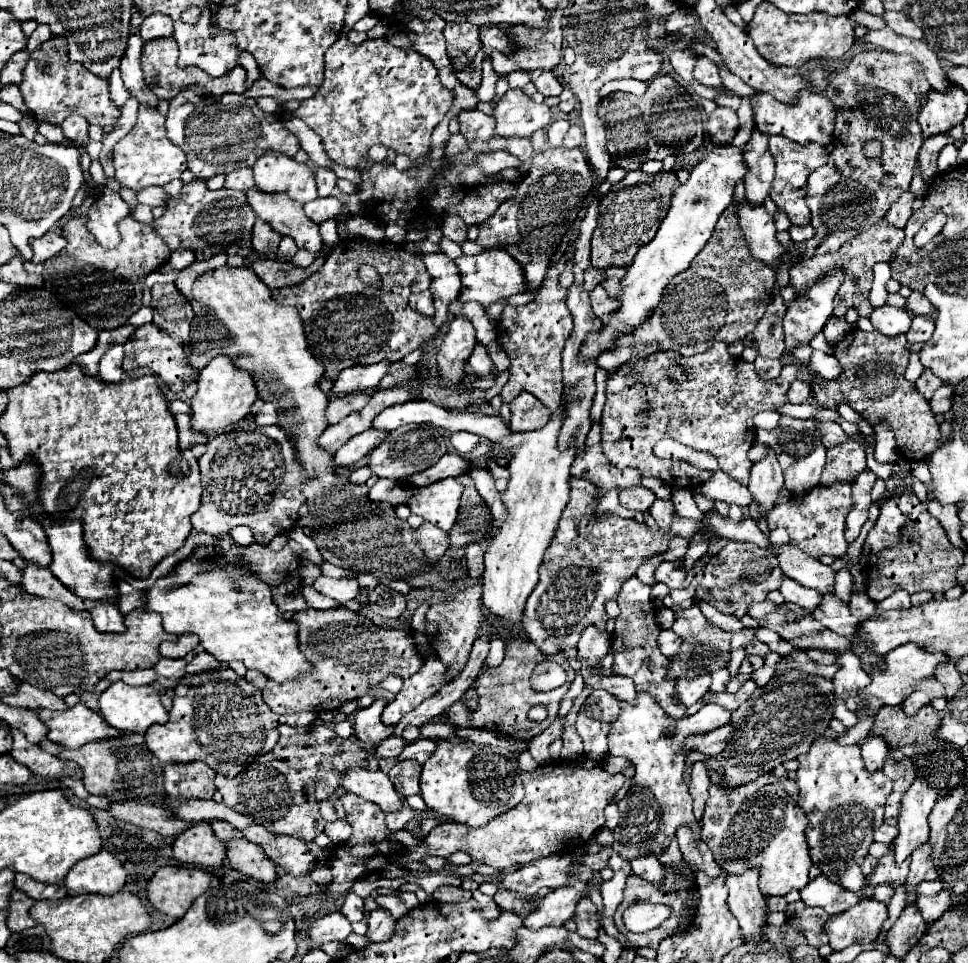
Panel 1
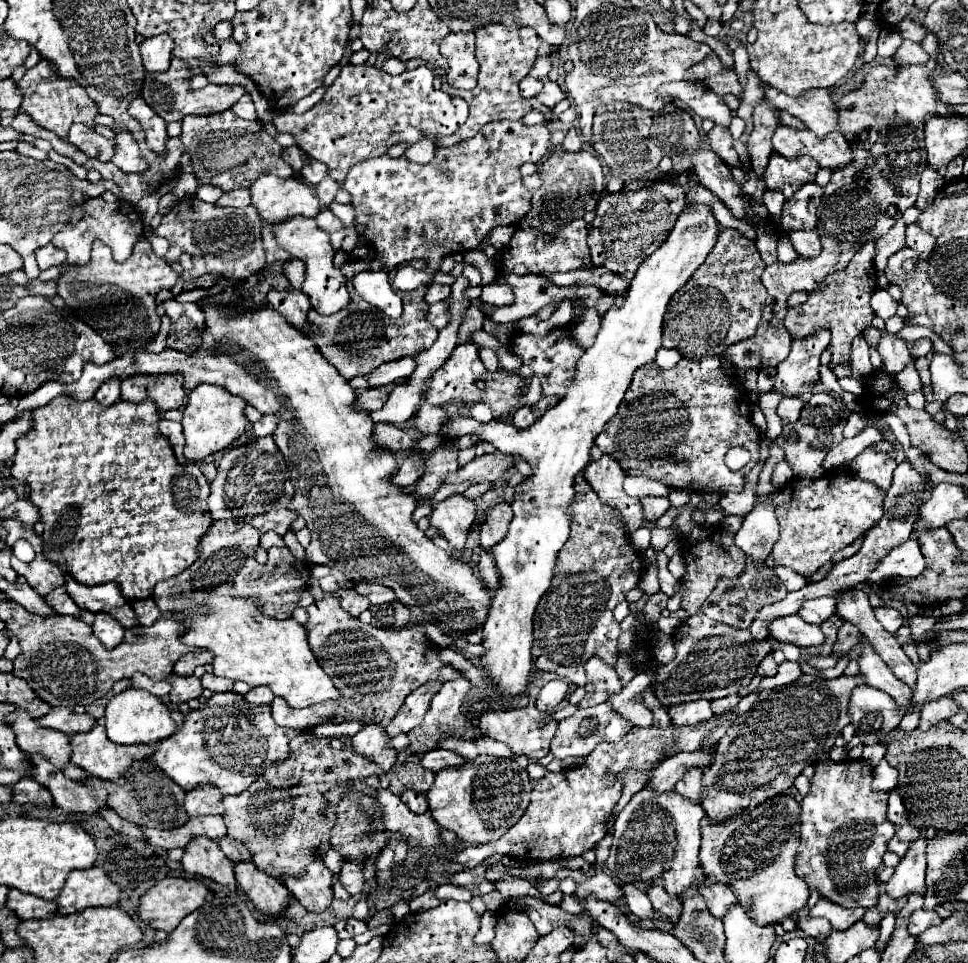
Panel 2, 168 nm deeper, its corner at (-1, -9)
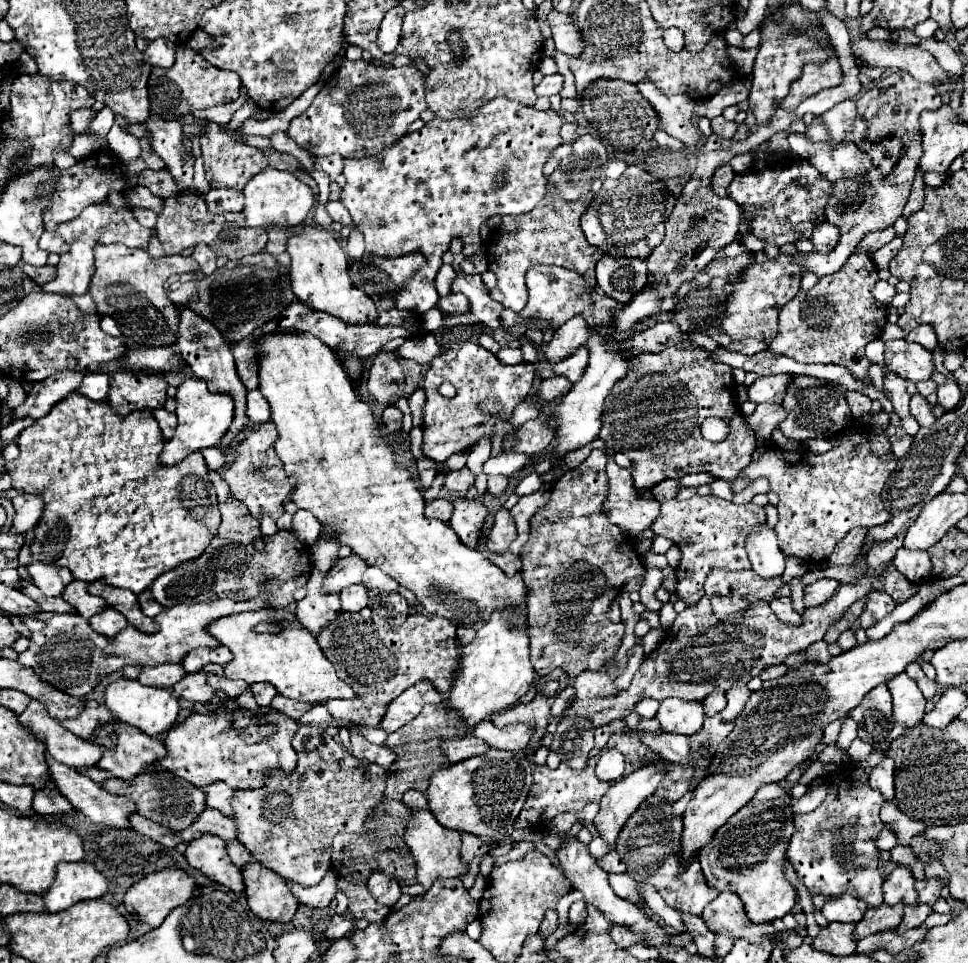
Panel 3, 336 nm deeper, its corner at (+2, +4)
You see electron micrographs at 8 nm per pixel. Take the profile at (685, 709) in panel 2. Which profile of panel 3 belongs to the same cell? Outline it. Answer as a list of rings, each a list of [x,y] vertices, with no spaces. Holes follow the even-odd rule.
[[[666,698],[656,714],[660,730],[666,734],[696,734],[704,722],[702,702],[682,702],[680,698]]]

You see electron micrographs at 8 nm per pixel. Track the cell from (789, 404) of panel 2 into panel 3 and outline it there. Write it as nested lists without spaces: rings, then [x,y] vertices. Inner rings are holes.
[[[764,402],[764,404],[758,404],[754,414],[746,416],[744,422],[746,422],[746,428],[750,432],[754,432],[756,438],[764,438],[768,440],[772,430],[786,418],[786,410],[782,410],[780,404],[770,404],[770,402]]]

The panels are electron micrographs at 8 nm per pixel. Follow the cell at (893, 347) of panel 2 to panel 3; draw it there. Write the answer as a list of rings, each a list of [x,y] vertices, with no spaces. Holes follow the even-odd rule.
[[[906,340],[886,342],[884,360],[890,372],[894,372],[900,378],[908,378],[912,382],[930,380],[932,374],[936,372],[932,352]]]

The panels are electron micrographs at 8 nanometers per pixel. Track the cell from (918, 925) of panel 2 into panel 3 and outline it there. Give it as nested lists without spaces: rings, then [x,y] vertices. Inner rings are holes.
[[[918,904],[918,906],[906,906],[904,908],[904,918],[902,918],[902,924],[898,926],[898,934],[910,930],[910,928],[916,928],[920,926],[928,916],[930,916],[932,908],[926,906],[926,904]]]

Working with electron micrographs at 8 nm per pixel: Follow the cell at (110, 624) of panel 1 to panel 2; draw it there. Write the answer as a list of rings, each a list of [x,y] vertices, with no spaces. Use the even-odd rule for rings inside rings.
[[[95,613],[95,623],[93,623],[93,633],[95,637],[107,647],[113,649],[123,641],[123,627],[107,613]]]

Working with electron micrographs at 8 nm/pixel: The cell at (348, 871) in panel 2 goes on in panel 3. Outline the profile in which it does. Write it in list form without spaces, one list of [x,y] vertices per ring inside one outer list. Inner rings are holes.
[[[344,878],[338,880],[338,890],[342,890],[348,896],[348,914],[356,918],[364,918],[368,922],[382,920],[390,914],[390,908],[378,904],[366,886],[354,886],[352,882],[346,882]]]

